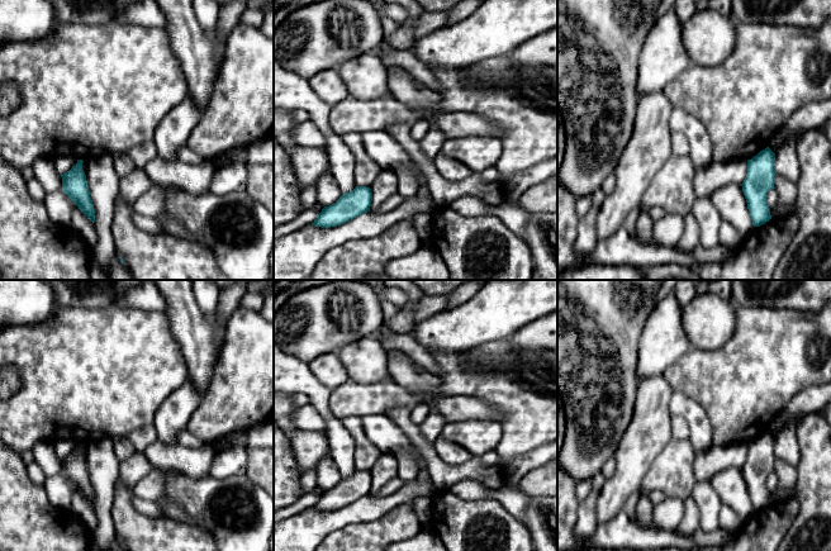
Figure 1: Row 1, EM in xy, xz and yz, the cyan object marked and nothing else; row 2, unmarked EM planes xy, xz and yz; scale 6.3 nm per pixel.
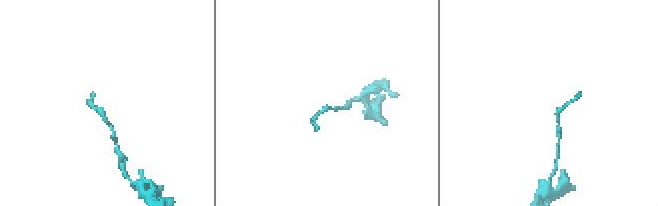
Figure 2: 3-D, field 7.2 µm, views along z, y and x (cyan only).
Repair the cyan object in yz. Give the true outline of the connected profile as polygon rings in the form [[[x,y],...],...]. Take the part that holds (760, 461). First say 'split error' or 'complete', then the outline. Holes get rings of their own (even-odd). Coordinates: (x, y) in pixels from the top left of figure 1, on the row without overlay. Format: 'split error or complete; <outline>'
complete; [[[769,431],[747,443],[747,457],[741,470],[754,510],[771,503],[766,478],[774,472],[775,457],[775,437]]]

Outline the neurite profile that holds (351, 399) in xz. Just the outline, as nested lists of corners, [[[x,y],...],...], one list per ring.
[[[391,377],[372,384],[347,380],[329,394],[329,409],[337,419],[385,414],[395,408],[412,409],[421,403],[428,403],[424,394],[416,394]]]

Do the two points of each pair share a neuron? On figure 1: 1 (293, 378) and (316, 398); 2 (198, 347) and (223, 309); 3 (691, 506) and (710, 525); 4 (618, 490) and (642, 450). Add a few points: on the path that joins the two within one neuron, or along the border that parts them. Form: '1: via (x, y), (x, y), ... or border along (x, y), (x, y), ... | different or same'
1: via (299, 380), (310, 392) | same
2: border along (218, 308), (215, 343) | different
3: border along (691, 497), (698, 508), (699, 527) | different
4: via (626, 480), (632, 460) | same

